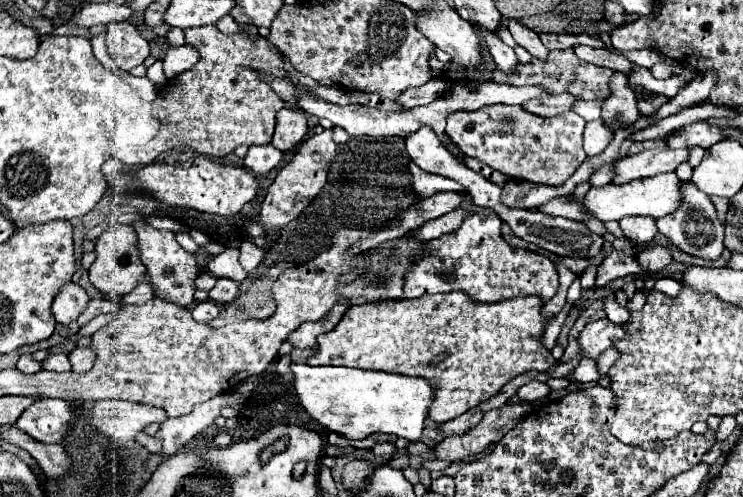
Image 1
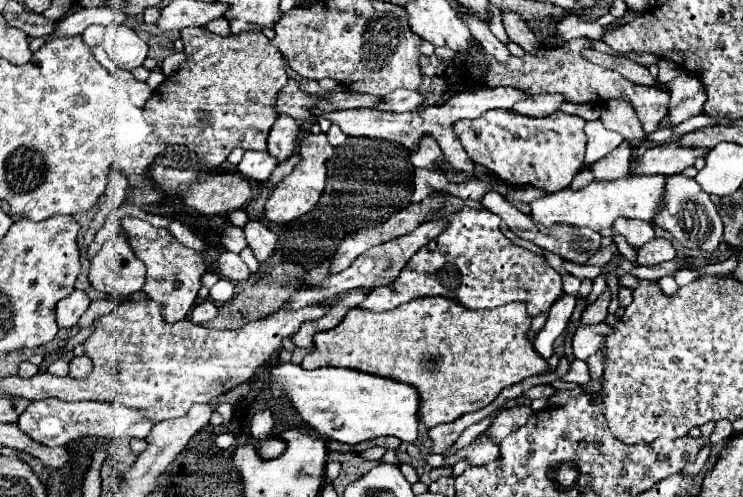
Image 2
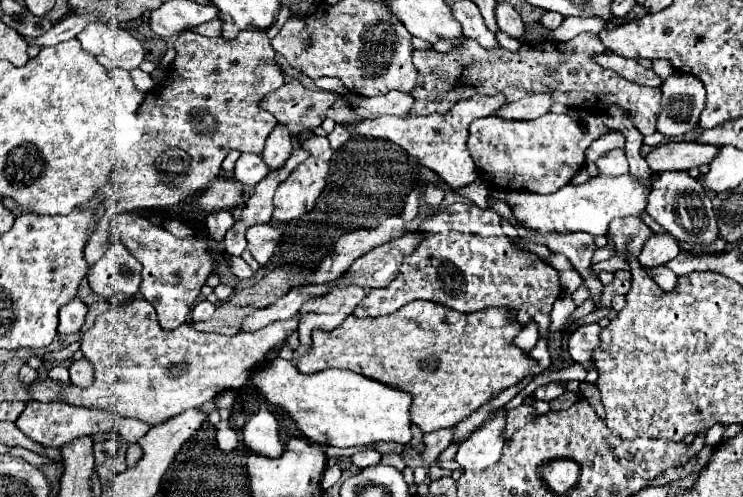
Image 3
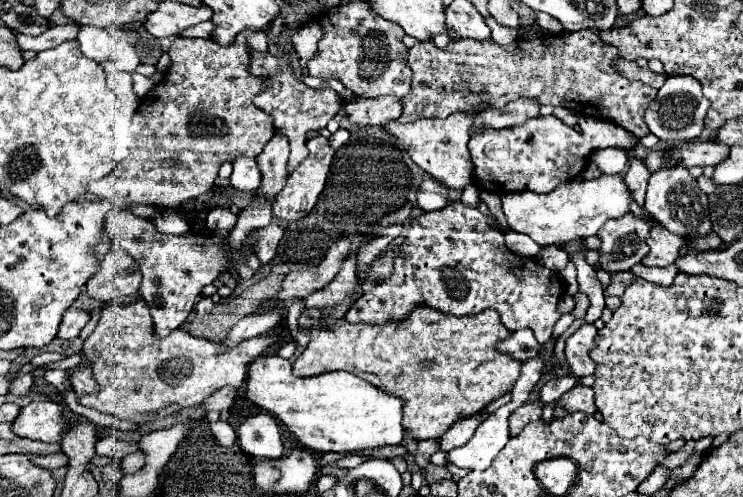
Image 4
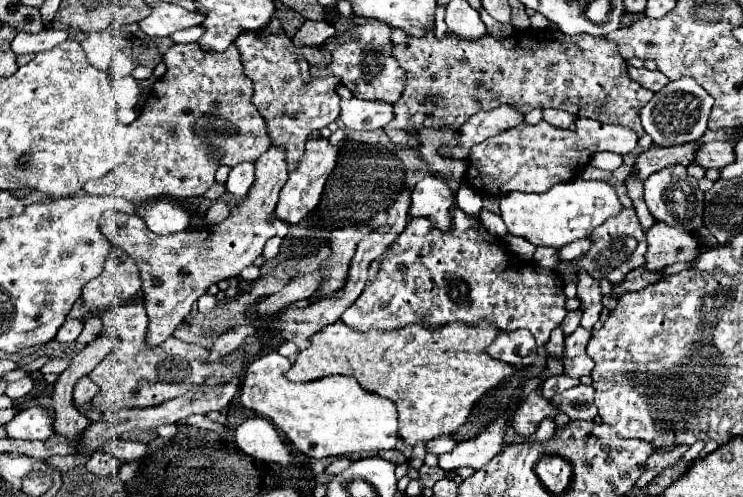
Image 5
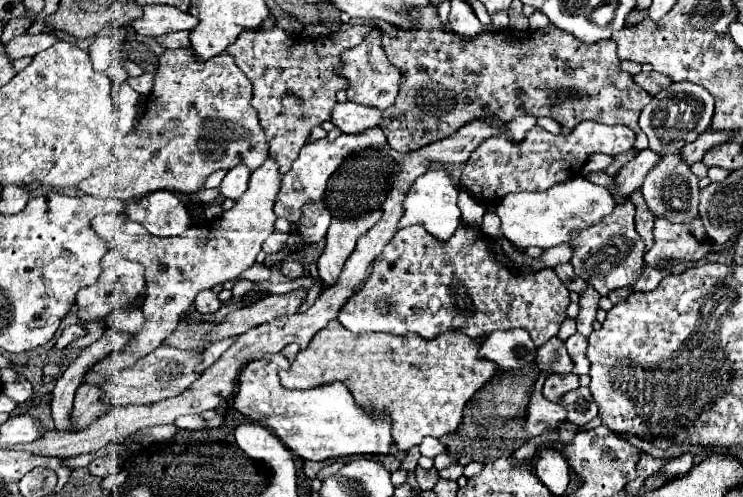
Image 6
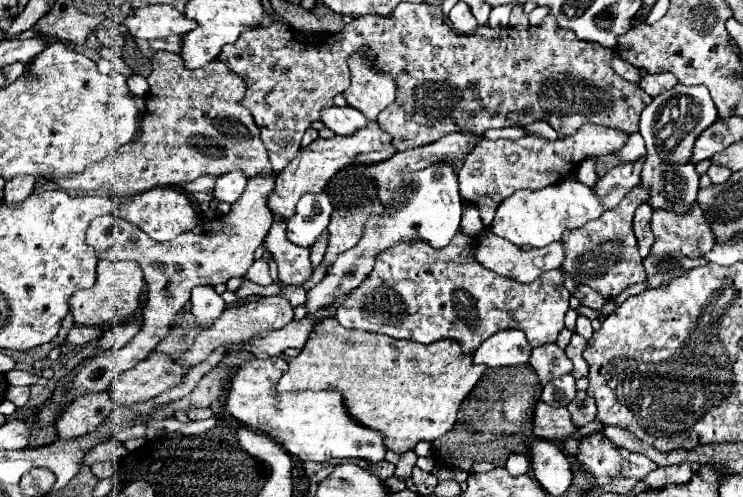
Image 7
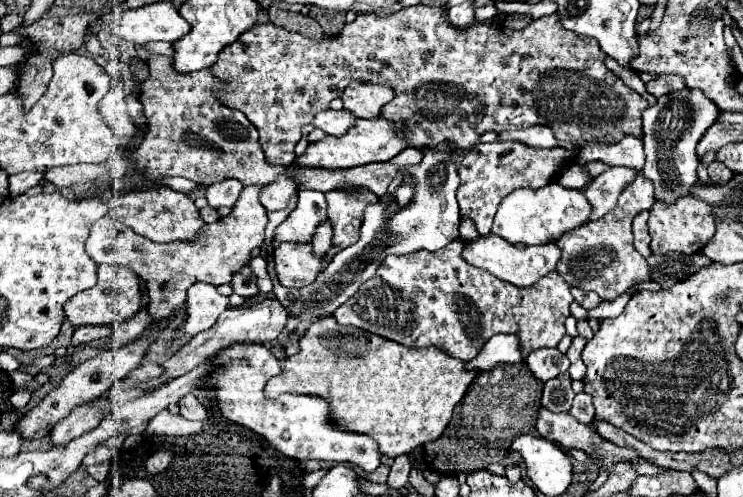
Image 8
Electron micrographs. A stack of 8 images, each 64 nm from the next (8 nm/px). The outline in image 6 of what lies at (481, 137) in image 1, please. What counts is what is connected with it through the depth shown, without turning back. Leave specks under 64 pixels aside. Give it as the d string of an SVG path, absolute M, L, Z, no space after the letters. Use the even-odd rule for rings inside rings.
M591 120L580 122L569 134L550 134L538 126L528 130L522 142L512 142L504 134L484 140L468 158L462 176L460 188L470 192L478 202L490 206L502 200L510 192L538 192L546 190L552 184L580 176L582 166L590 154L620 154L628 152L634 144L634 132L624 126L604 126Z

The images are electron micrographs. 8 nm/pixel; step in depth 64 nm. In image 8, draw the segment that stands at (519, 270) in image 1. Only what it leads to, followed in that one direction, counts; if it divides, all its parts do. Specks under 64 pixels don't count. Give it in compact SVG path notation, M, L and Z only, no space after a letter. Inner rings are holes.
M454 240L436 252L388 256L384 264L380 264L376 276L366 280L358 288L358 292L334 312L336 322L368 330L408 348L436 346L448 356L458 358L462 362L474 360L482 350L482 342L486 342L494 334L516 334L520 340L522 358L526 358L532 350L538 348L556 348L562 336L566 334L564 320L570 316L570 304L574 302L570 286L562 280L562 276L558 272L550 272L548 276L540 278L534 286L518 288L498 280L488 270L468 266L466 260L462 260L460 256L462 248L462 240Z

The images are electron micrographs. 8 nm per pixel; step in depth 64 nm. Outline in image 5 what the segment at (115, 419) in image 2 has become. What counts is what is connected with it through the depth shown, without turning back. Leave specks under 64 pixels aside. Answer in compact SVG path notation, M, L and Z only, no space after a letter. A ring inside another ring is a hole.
M34 406L18 412L4 428L6 436L14 440L48 440L54 434L54 418L46 408Z

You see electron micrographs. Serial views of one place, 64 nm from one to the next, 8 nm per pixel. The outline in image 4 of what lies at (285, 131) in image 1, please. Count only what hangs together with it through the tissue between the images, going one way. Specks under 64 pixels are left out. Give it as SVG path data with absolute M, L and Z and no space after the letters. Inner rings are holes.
M274 136L264 152L256 158L260 172L262 172L262 182L256 190L256 194L264 200L268 200L270 204L274 202L276 194L284 188L286 180L288 180L288 170L286 170L286 162L290 156L290 146L288 140L284 140L284 136Z

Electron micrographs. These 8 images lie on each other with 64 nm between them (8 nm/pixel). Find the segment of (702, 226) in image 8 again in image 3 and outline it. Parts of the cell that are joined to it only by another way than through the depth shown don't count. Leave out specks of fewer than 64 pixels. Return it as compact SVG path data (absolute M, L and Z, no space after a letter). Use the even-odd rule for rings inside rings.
M654 234L644 242L644 250L638 256L638 262L642 266L662 266L666 262L670 262L672 258L676 258L680 252L678 242L674 240L672 234Z

